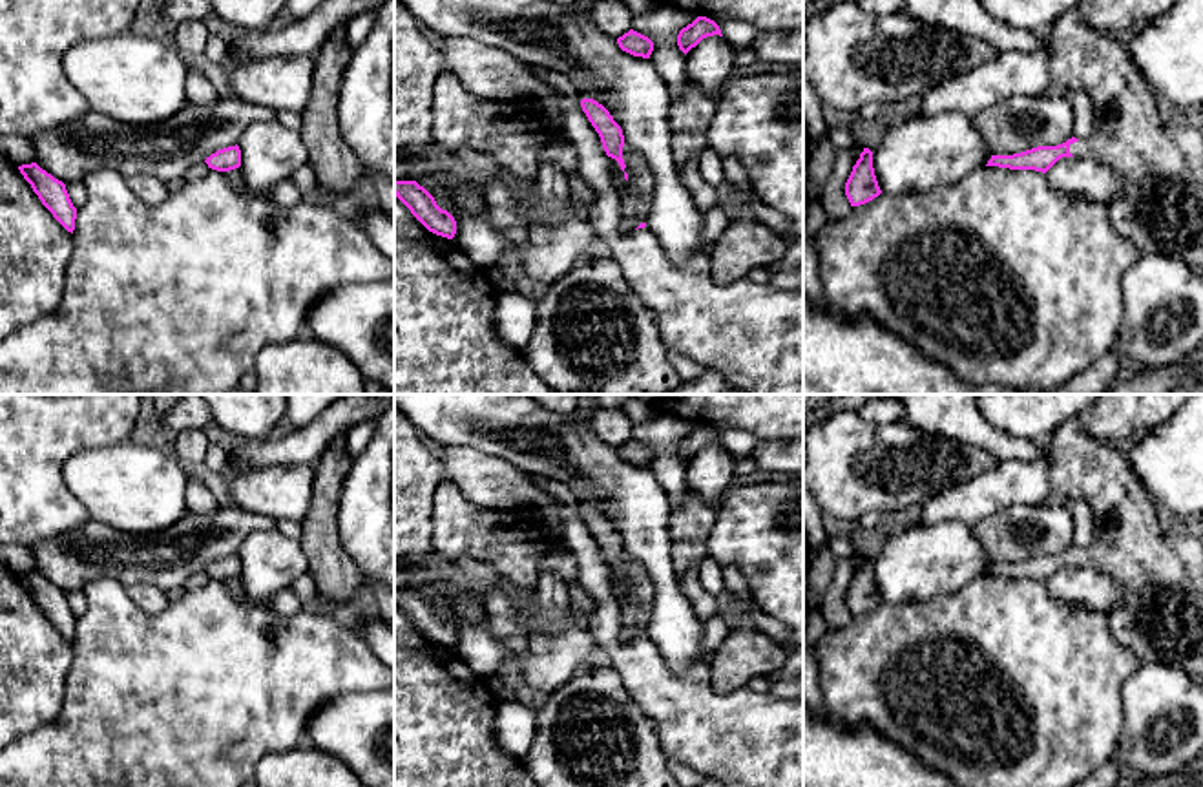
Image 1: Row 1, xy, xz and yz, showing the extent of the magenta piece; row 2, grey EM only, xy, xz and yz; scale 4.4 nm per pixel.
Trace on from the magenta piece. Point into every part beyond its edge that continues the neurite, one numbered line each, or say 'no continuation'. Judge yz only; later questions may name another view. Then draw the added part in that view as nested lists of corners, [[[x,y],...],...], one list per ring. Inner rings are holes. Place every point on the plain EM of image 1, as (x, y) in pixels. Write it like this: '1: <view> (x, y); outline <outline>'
1: yz (1160, 618); outline [[[1070,418],[1053,433],[1048,449],[1051,488],[1064,498],[1083,498],[1093,513],[1095,539],[1070,553],[1077,568],[1097,568],[1121,588],[1123,599],[1108,615],[1115,639],[1141,663],[1181,668],[1192,679],[1203,676],[1203,542],[1183,531],[1165,533],[1156,502],[1135,477],[1128,455],[1114,442],[1093,440],[1079,418]]]

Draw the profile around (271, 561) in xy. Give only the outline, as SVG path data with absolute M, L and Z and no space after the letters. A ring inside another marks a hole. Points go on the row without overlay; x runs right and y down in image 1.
M277 528L250 533L237 551L241 584L250 599L272 599L307 572L307 555L299 540Z

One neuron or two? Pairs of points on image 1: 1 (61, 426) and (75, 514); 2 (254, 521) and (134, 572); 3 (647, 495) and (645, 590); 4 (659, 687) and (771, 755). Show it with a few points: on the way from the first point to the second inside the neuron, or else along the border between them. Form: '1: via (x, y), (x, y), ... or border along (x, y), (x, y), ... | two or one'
1: via (52, 448), (53, 492) | one
2: via (225, 535), (192, 559), (163, 561) | one
3: border along (625, 552), (645, 570), (652, 585), (652, 612) | two
4: via (687, 713), (701, 727), (731, 727), (743, 734) | one

